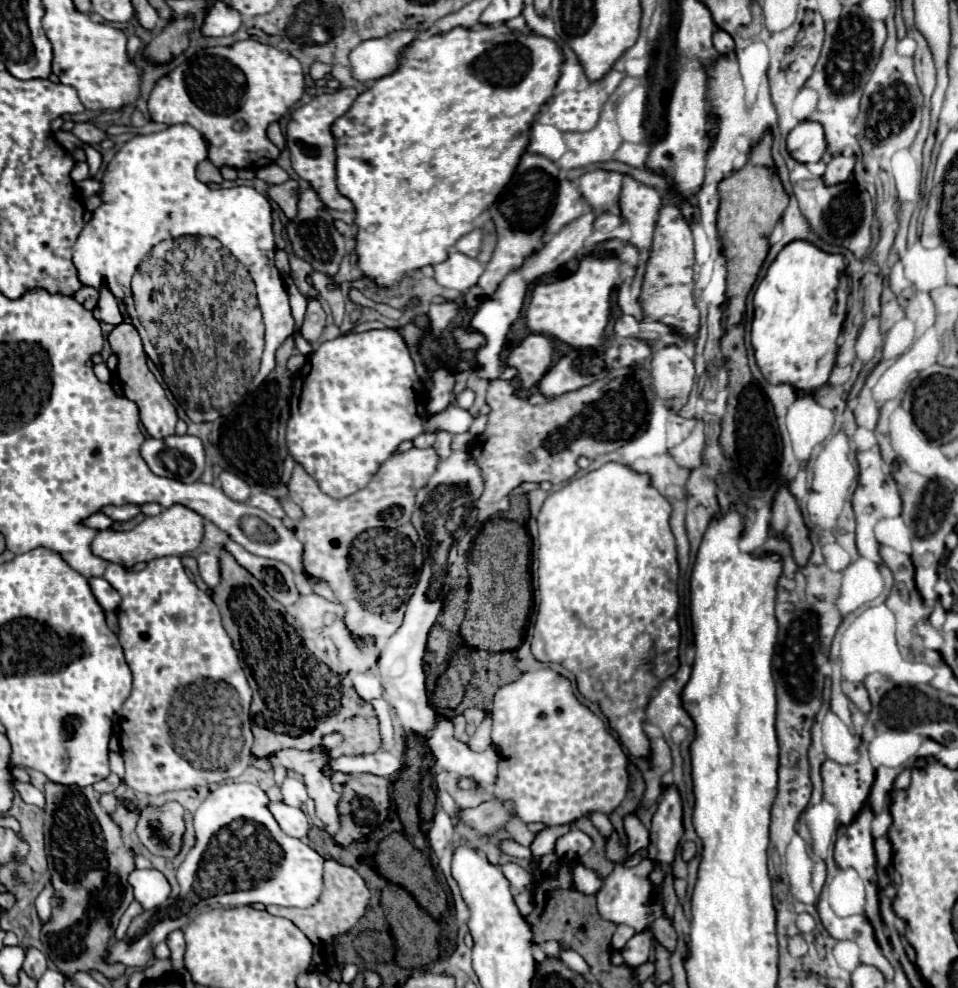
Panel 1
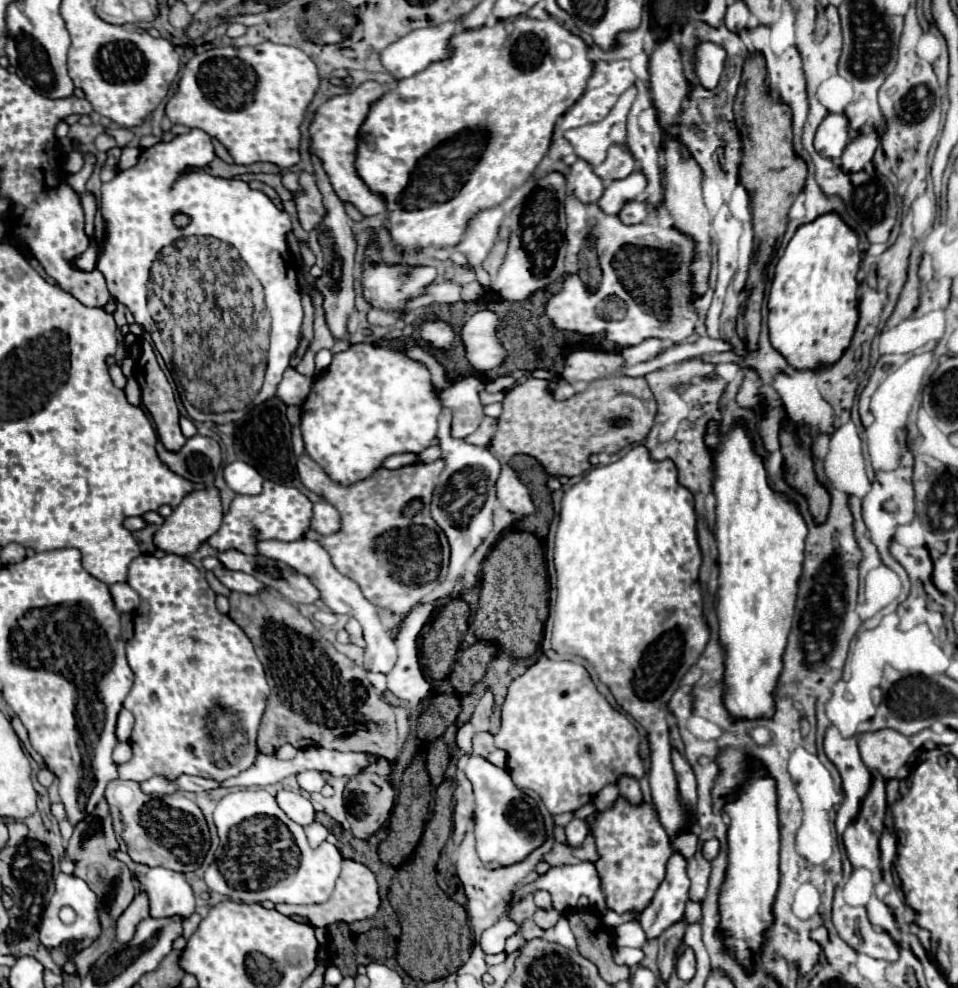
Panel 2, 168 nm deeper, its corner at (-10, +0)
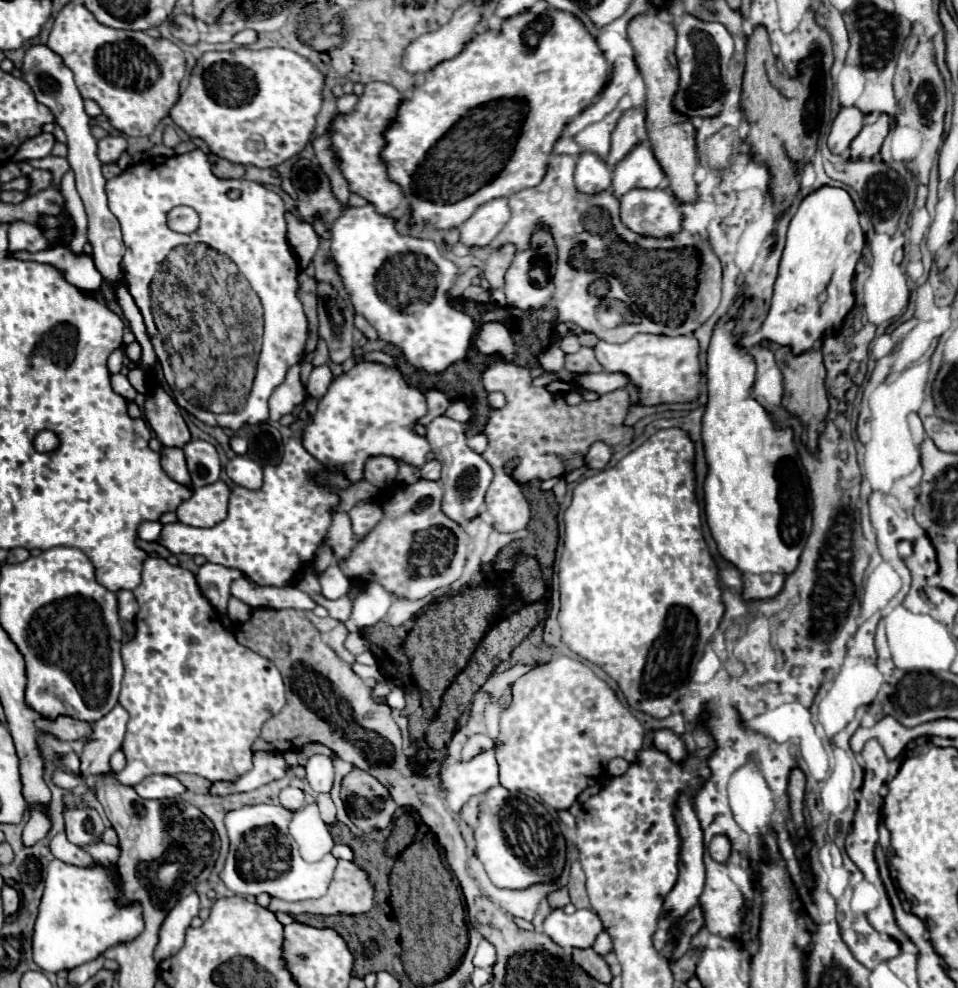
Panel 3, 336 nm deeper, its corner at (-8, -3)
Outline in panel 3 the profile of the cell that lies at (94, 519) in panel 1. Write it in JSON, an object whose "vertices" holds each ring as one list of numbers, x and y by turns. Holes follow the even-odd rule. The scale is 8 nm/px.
{"vertices":[[146,521,146,523,140,525,138,535,140,535,140,539,144,539,144,541,158,543,160,531,162,531,162,523,160,523,160,521]]}

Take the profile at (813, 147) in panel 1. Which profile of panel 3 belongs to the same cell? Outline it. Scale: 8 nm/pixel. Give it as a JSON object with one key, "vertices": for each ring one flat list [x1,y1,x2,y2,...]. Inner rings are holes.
{"vertices":[[842,107,832,123,832,131,828,137,830,151,836,155,846,155,850,143,862,131,862,127,862,111,856,107]]}

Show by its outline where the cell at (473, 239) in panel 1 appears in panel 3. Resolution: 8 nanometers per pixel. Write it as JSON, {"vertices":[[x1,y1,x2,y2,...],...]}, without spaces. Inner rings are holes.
{"vertices":[[506,197,492,199,480,205,480,209,476,209,476,213,460,227,462,231,460,241,468,247,488,245,488,241,492,241,508,221,510,221,508,199]]}

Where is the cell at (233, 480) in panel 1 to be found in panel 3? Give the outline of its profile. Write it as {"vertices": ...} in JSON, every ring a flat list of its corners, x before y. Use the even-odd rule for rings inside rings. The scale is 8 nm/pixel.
{"vertices":[[232,457,226,463,226,473,228,477,246,489,260,489,262,485,262,465,248,457]]}

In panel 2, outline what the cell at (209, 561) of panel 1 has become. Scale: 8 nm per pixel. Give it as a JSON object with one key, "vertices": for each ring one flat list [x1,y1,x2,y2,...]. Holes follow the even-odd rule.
{"vertices":[[208,556,202,560,204,568,214,572,214,576,224,584,228,586,230,590,236,590,236,592,246,592,246,594,256,594,258,590,264,588,262,582,258,582,254,576,246,574,246,572,234,572,234,570,228,570,216,556]]}

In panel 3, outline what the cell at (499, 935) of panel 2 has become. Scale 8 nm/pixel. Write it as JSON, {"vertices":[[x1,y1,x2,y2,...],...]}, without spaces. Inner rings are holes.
{"vertices":[[482,941,474,955,474,965,476,967,492,967,494,961,496,961,496,951,492,949,492,945,488,945,488,941]]}

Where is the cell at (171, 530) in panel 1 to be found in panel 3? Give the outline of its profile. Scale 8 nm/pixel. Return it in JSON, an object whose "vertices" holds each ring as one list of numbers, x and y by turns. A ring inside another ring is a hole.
{"vertices":[[224,481,194,489,192,497,176,509,178,521,192,527,214,527,228,515,228,497,230,487]]}

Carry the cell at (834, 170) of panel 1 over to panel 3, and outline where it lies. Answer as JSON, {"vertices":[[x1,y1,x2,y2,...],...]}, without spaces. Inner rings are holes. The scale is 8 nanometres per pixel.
{"vertices":[[882,113,874,123,864,125,858,137,850,145,852,157,874,157,880,151,884,137,888,135,888,127,890,127,890,117,886,113]]}

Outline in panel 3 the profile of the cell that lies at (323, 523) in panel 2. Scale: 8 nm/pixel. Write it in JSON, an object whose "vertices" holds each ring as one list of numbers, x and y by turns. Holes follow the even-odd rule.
{"vertices":[[336,511,332,515,332,525,330,525,330,531,328,531,328,537,326,537,326,545,330,545,334,549,338,563,344,561,350,555,356,541,354,541,352,523,350,523,348,513,338,513]]}

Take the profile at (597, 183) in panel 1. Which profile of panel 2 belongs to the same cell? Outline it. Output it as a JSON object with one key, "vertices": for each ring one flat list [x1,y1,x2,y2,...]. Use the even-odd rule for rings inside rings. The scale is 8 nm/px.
{"vertices":[[612,146,608,150,608,156,602,164,594,166,594,174,598,174,604,182,612,182,612,180,622,180,628,178,632,172,636,172,638,166,634,162,634,158,628,154,626,146]]}

